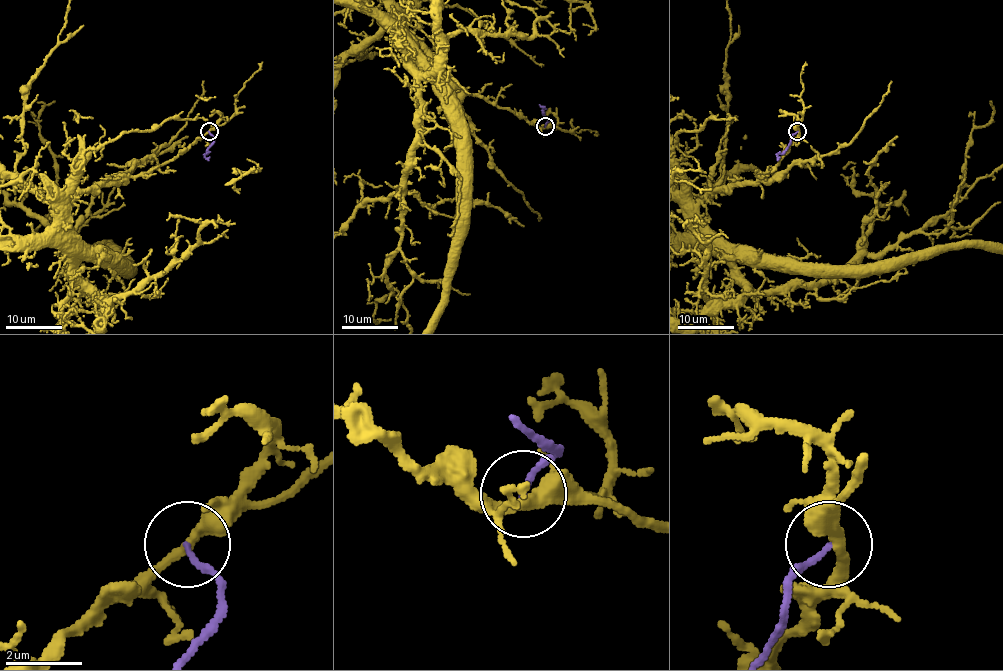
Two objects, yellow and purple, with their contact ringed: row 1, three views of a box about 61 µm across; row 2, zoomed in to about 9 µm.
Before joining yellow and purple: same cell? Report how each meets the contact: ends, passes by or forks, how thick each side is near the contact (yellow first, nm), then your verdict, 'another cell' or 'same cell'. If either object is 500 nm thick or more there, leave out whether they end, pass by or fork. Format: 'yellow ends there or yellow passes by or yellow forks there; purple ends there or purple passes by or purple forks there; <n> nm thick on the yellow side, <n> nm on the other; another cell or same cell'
yellow passes by; purple ends there; 320 nm thick on the yellow side, 140 nm on the other; another cell

